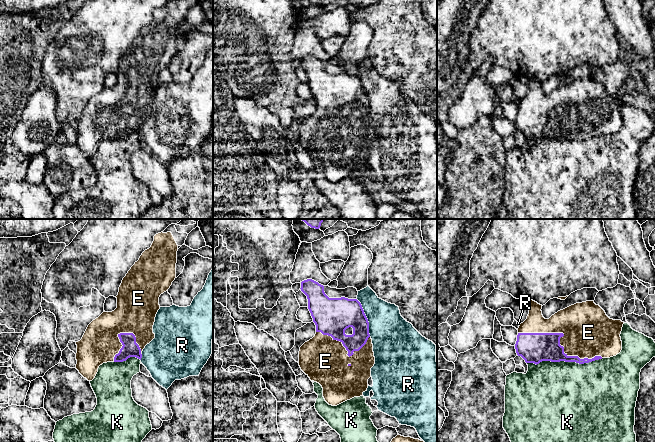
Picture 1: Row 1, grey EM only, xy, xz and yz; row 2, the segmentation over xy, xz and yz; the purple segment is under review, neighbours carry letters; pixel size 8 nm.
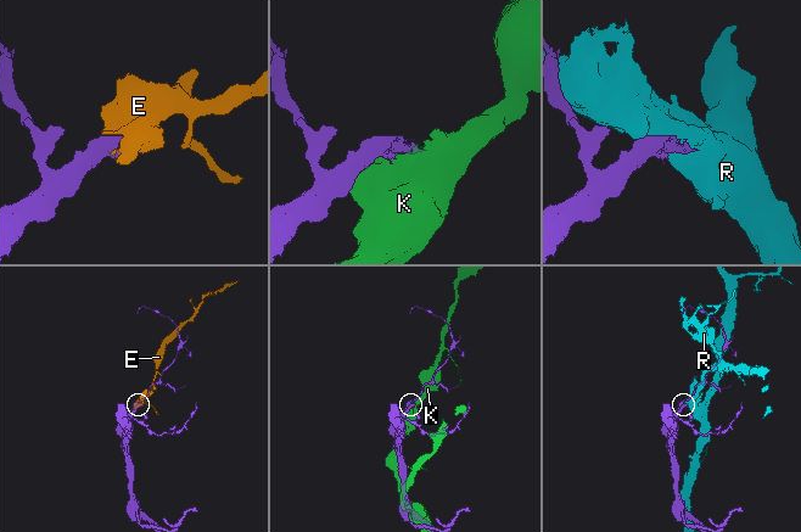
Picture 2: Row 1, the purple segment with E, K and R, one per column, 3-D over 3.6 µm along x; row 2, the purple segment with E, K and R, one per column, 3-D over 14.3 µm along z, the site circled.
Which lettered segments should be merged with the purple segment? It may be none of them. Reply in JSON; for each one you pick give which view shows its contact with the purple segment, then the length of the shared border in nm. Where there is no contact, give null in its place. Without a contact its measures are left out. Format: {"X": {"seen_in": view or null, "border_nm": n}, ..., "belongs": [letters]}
{"E": {"seen_in": "yz", "border_nm": 700}, "belongs": ["E"]}

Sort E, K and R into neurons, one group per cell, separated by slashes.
E / K / R

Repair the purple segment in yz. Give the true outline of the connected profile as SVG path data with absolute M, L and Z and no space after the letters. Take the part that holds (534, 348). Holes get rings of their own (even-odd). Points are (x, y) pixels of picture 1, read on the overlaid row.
M527 301L529 314L518 328L516 353L526 363L539 364L542 361L589 363L602 358L610 358L622 350L621 331L624 322L610 319L605 311L594 303L576 303L558 311L549 319L542 315L542 305Z

